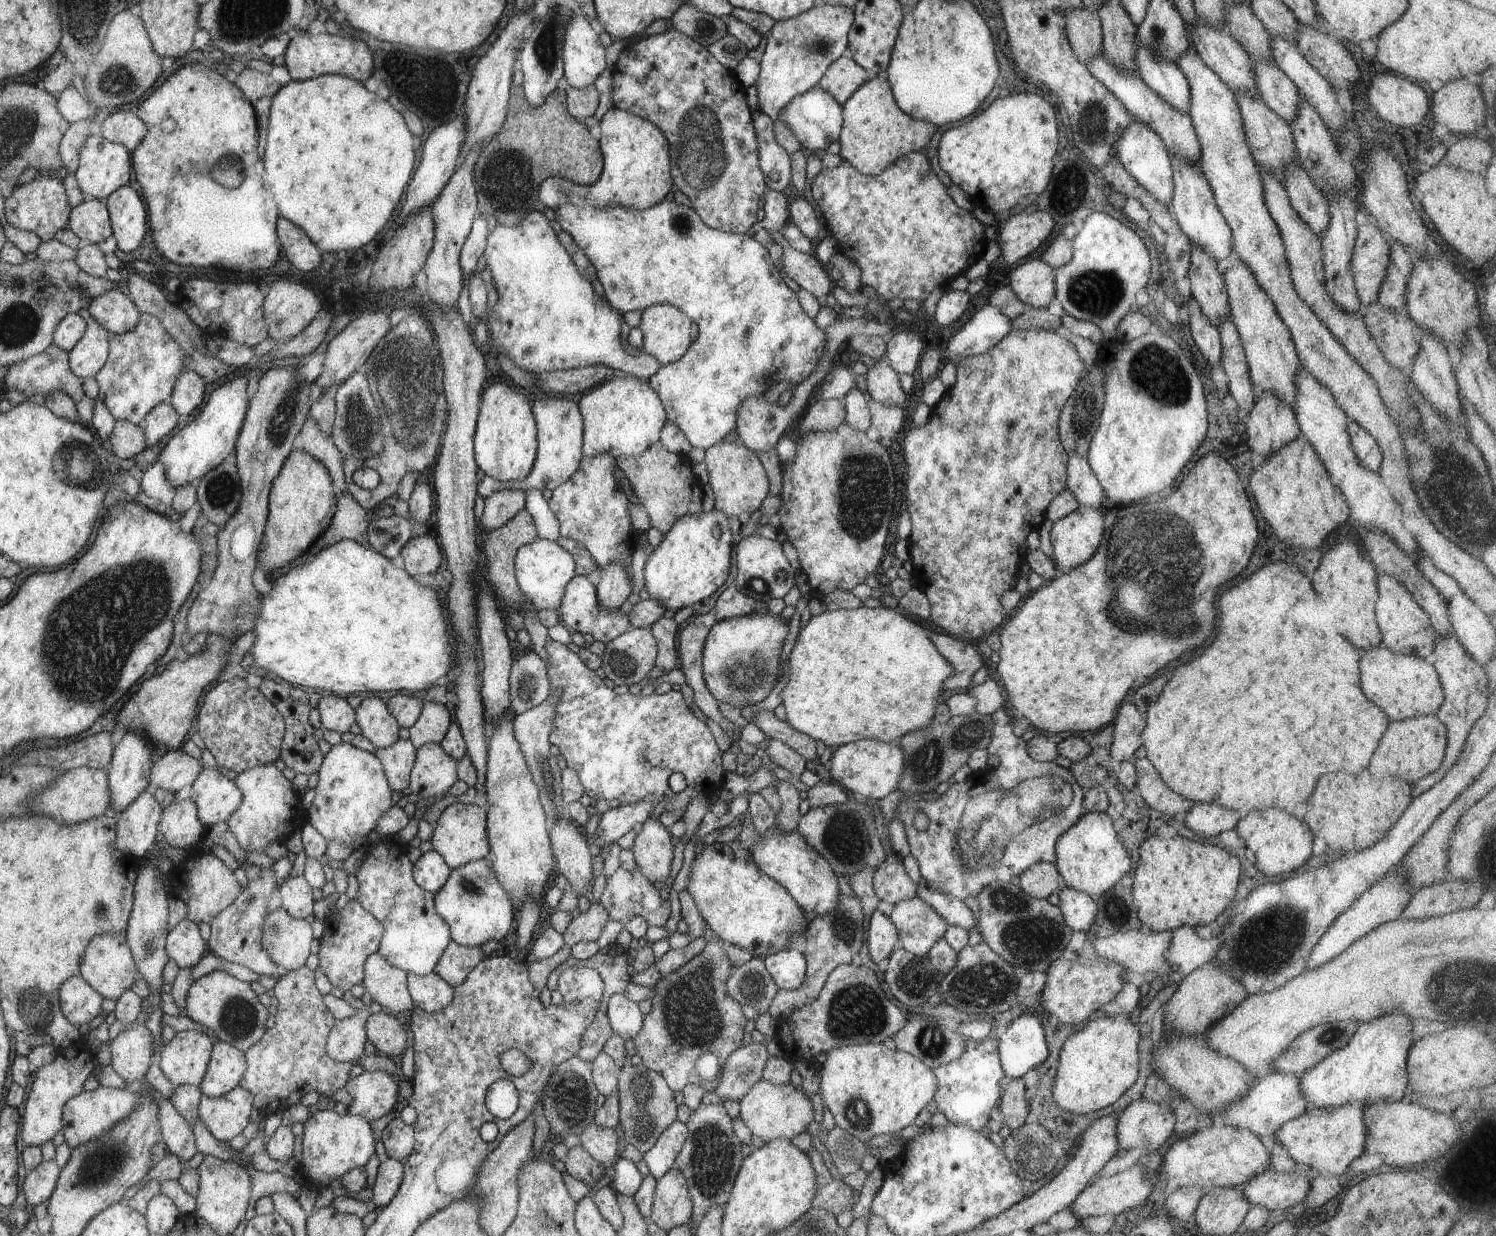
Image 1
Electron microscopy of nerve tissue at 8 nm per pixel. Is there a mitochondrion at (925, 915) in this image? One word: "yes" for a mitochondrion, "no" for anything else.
no

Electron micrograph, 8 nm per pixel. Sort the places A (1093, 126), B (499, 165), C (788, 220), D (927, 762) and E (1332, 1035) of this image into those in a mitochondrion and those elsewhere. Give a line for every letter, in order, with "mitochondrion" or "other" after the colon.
A: mitochondrion
B: mitochondrion
C: other
D: mitochondrion
E: mitochondrion

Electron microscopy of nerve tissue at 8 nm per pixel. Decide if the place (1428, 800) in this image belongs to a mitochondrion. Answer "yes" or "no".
no

